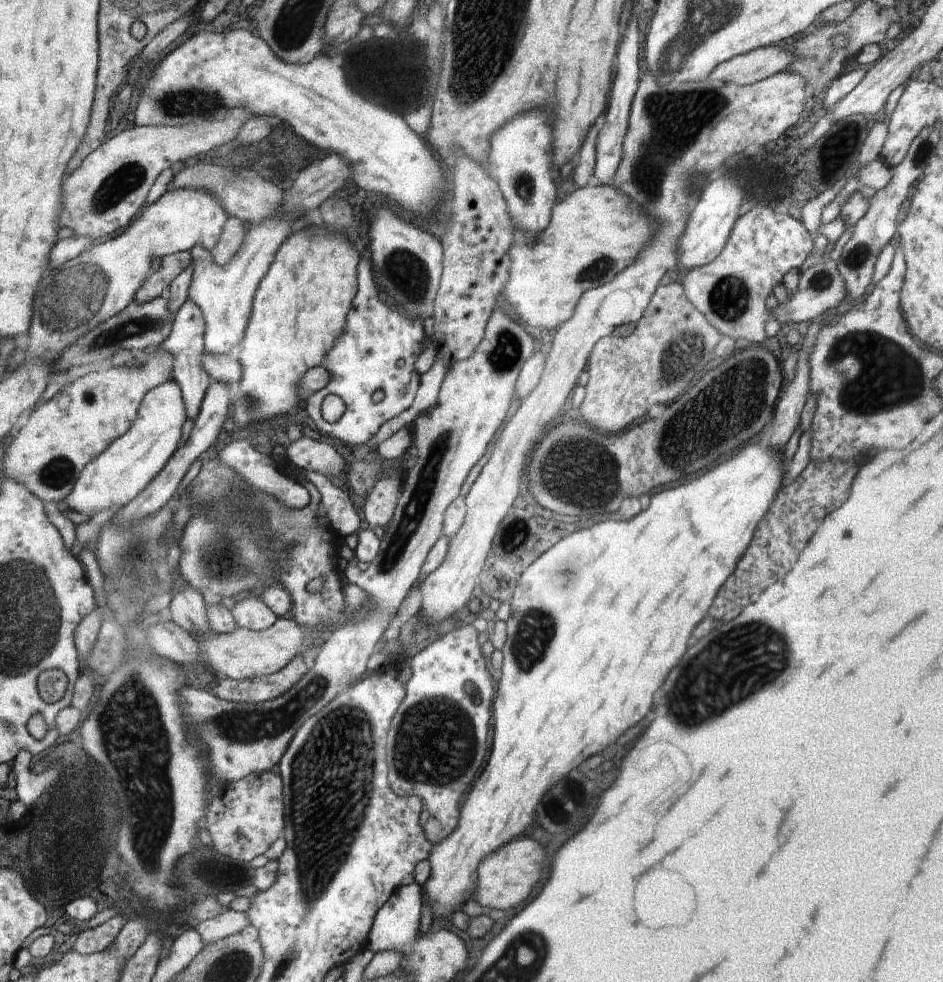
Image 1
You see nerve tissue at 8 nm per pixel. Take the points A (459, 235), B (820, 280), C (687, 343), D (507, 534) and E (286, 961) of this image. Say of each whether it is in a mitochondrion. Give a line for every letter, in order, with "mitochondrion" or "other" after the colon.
A: other
B: mitochondrion
C: mitochondrion
D: mitochondrion
E: mitochondrion

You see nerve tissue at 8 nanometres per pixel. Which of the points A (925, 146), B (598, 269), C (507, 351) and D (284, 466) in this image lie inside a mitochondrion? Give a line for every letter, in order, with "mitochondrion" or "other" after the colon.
A: mitochondrion
B: mitochondrion
C: mitochondrion
D: other

